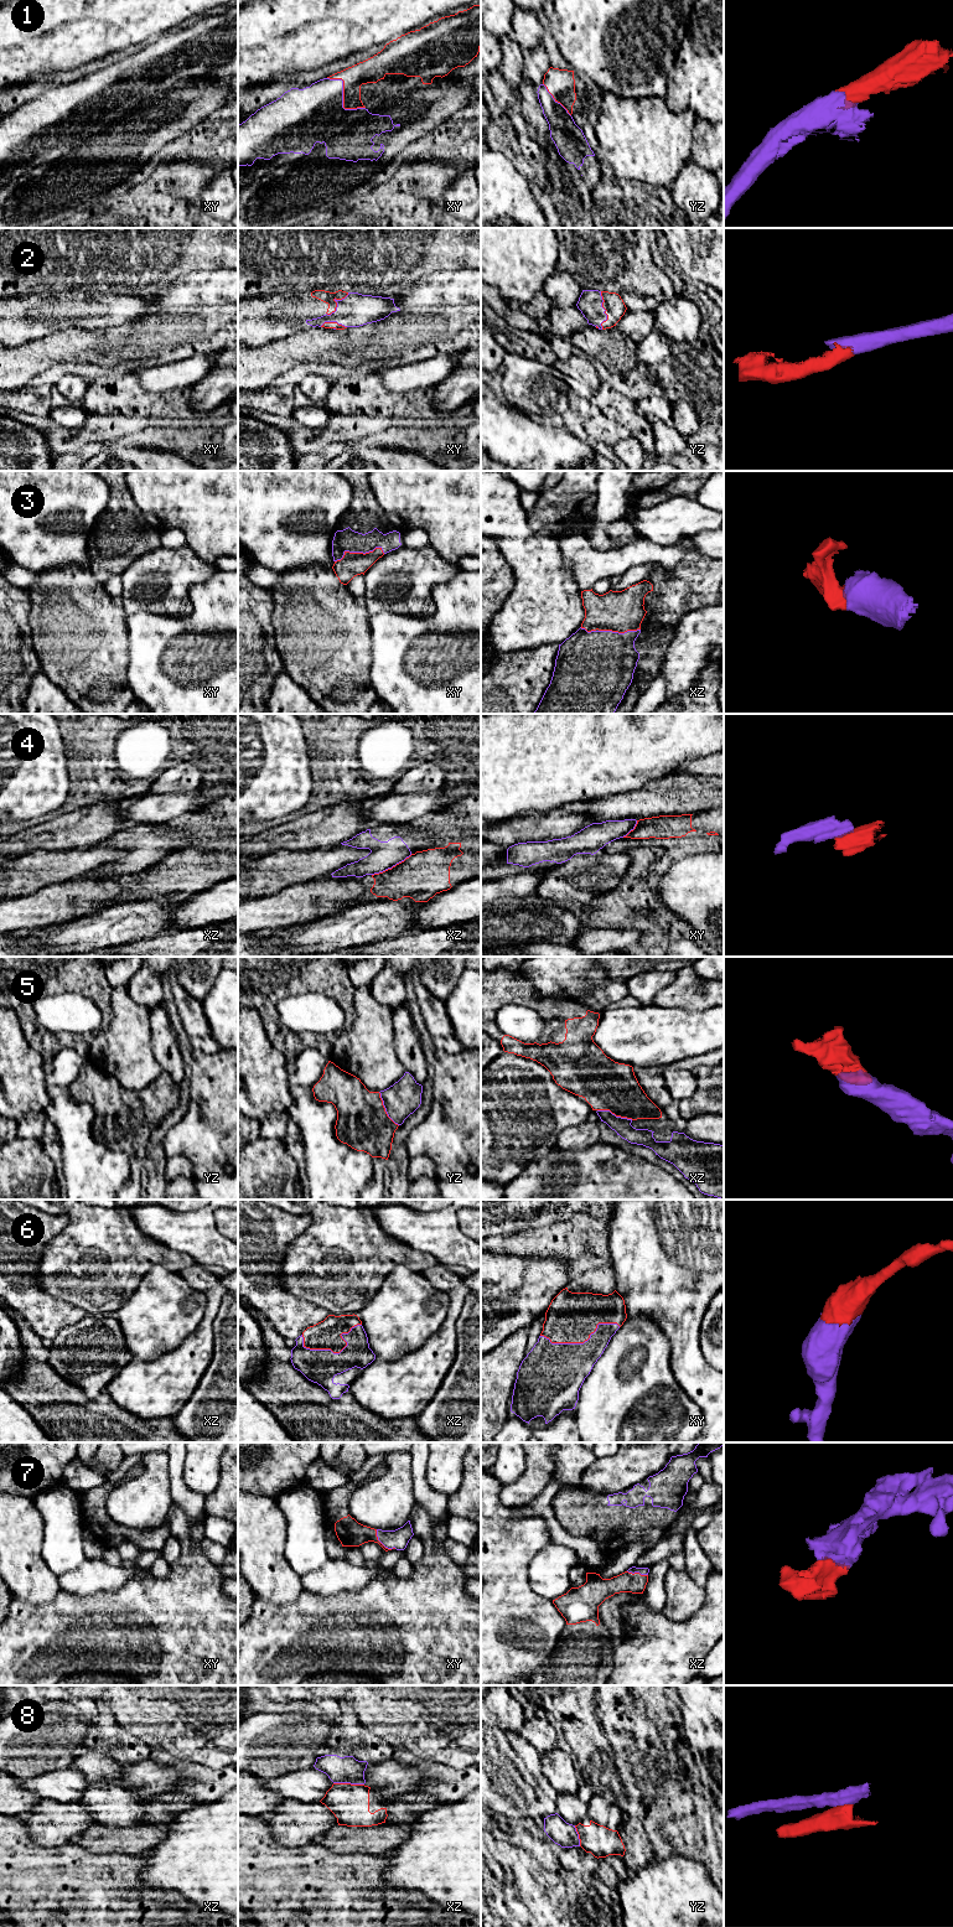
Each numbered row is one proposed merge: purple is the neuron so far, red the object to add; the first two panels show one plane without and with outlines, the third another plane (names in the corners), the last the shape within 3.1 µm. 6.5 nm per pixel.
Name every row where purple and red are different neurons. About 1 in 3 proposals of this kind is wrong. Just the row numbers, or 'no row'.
4, 8

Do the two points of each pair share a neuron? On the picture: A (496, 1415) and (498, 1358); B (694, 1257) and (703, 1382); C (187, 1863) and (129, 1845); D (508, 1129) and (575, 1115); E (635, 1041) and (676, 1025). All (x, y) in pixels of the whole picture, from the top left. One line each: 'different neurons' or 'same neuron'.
A: same neuron
B: same neuron
C: different neurons
D: same neuron
E: same neuron

